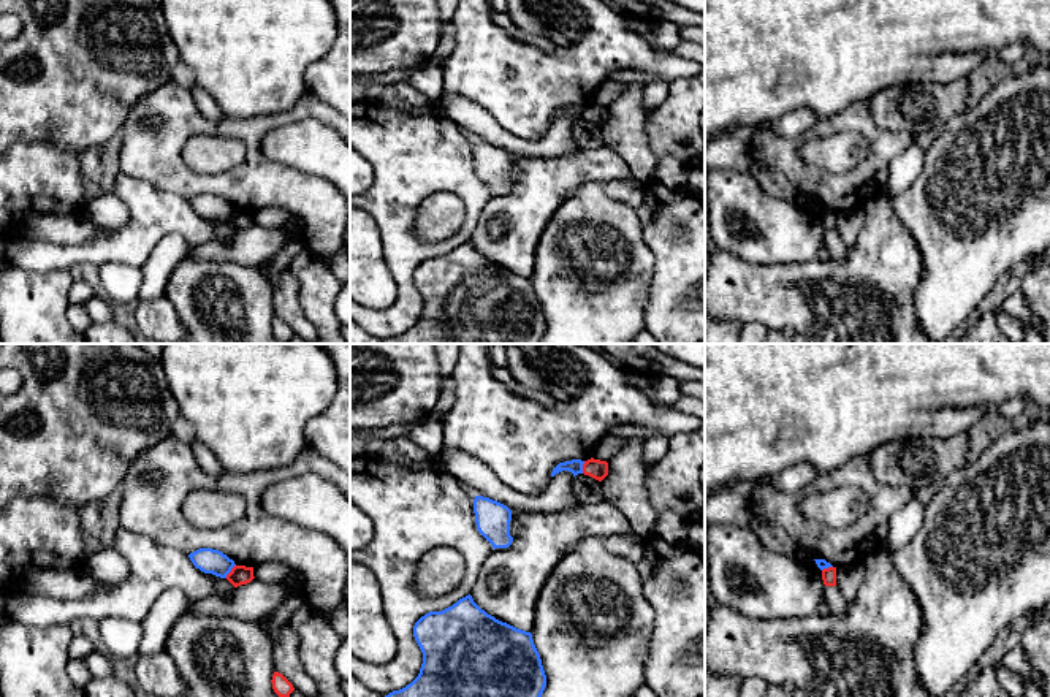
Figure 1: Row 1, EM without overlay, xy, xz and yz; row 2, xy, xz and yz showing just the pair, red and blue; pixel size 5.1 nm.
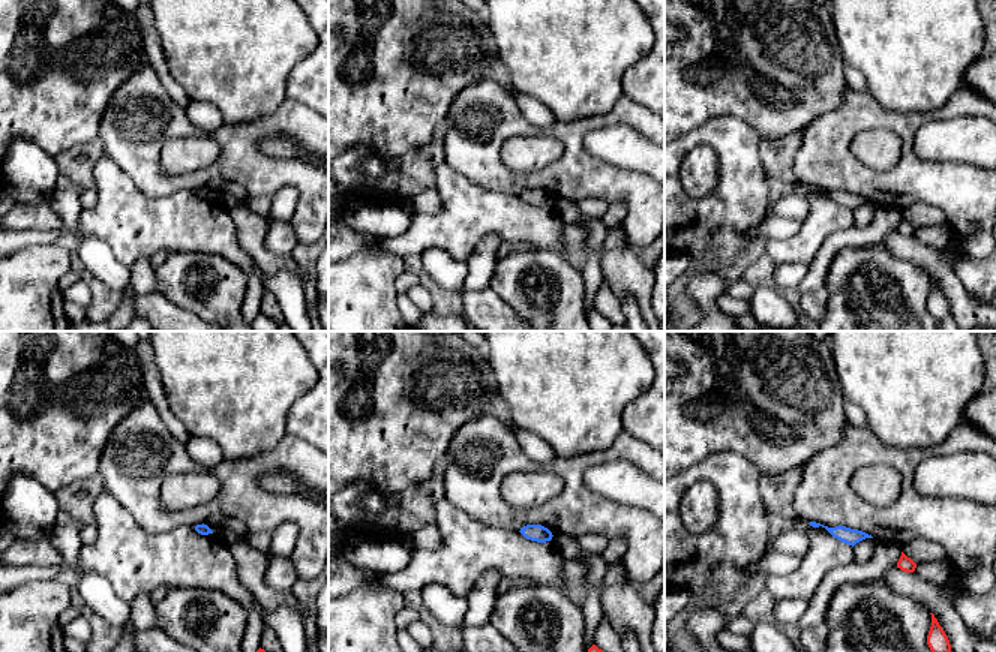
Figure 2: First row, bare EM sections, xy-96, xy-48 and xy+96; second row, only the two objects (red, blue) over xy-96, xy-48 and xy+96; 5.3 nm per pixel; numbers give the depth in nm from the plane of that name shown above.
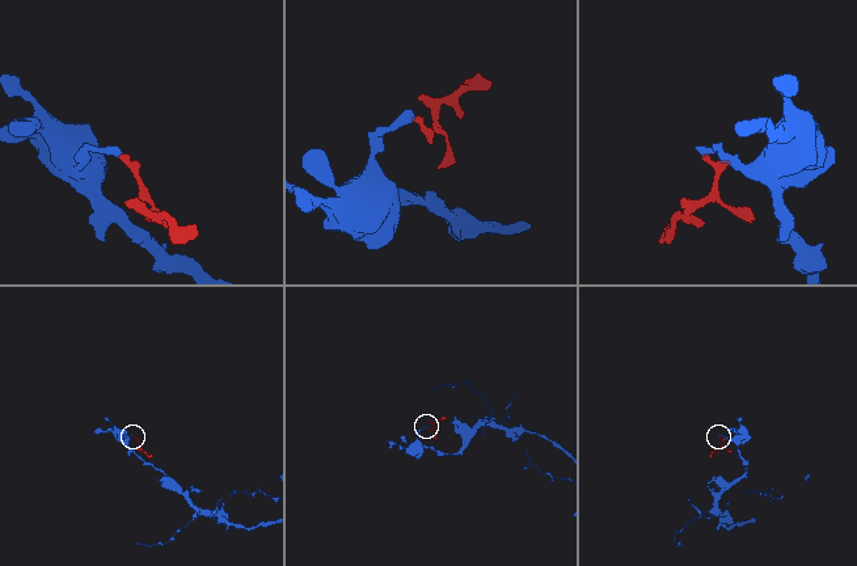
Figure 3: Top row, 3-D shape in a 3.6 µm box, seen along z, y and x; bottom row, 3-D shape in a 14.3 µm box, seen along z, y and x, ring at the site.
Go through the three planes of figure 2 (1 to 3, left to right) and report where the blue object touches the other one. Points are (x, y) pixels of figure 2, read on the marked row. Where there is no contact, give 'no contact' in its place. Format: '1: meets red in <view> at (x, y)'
1: no contact
2: no contact
3: no contact

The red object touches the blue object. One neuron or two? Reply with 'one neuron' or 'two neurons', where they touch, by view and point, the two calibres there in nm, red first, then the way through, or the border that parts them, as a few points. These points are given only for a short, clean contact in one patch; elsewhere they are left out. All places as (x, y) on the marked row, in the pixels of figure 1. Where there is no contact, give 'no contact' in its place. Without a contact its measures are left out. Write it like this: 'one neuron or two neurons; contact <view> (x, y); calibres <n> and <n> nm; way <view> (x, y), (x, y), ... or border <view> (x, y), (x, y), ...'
two neurons; contact xy (232, 571); calibres 100 and 130 nm; border xy (235, 564), (225, 577)

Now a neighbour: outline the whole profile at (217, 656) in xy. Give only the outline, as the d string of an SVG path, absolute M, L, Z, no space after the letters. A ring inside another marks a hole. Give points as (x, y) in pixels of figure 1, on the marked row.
M185 613L165 651L187 684L182 697L279 697L271 683L274 643L258 623Z

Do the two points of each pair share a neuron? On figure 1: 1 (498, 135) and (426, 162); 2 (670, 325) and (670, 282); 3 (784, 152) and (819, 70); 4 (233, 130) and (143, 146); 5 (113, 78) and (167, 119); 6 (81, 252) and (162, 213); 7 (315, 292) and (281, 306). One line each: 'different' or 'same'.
1: different
2: same
3: different
4: same
5: different
6: same
7: different

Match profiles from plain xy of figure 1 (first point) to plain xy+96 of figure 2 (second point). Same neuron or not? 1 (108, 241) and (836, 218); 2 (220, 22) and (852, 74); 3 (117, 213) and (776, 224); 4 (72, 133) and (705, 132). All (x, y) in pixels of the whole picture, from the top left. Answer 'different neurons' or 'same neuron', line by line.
1: same neuron
2: different neurons
3: different neurons
4: different neurons

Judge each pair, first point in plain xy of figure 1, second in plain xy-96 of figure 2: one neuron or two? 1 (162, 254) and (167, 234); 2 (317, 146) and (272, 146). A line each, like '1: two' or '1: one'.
1: two
2: one

